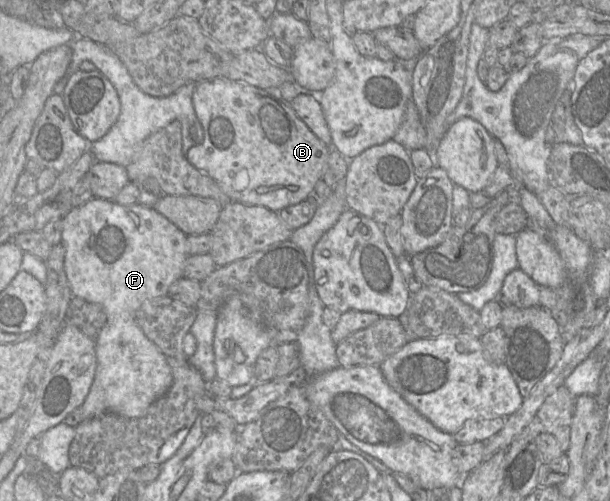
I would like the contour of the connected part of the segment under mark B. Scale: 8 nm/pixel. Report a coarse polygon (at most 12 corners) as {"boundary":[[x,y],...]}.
{"boundary":[[198,82],[186,159],[231,202],[314,194],[332,148],[290,102]]}

